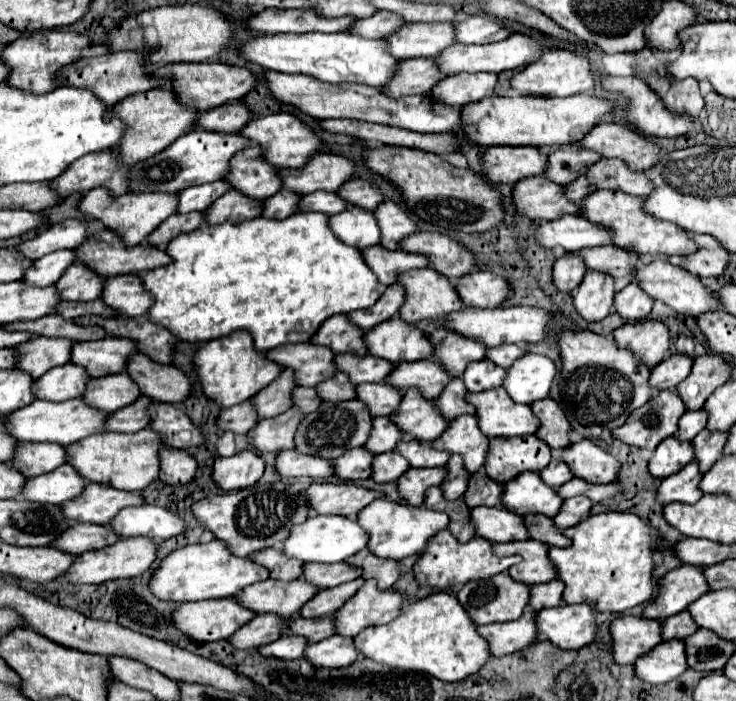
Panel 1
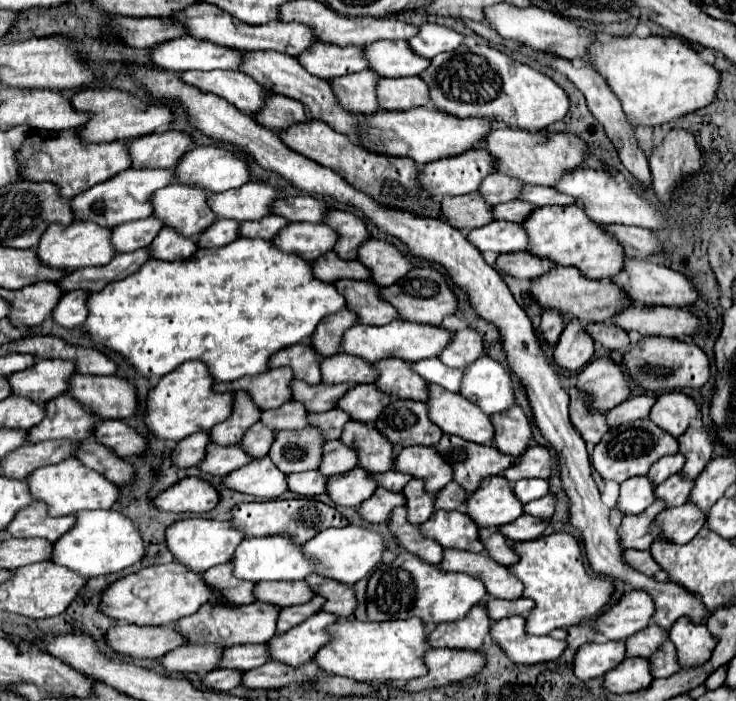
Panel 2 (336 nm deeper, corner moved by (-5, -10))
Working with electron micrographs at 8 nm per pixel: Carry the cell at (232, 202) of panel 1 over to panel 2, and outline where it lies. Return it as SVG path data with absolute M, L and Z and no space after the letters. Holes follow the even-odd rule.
M163 228L157 238L151 242L149 254L155 260L165 260L165 262L175 262L175 260L183 260L183 258L191 258L191 254L195 254L197 244L195 240L183 238L179 236L175 230L171 228Z

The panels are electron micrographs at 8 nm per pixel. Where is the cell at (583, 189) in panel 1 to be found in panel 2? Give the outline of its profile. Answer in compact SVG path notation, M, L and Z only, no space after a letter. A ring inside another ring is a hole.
M511 200L511 202L505 202L505 204L493 206L493 218L521 224L527 218L527 214L531 214L531 210L533 210L533 206L529 206L529 202Z

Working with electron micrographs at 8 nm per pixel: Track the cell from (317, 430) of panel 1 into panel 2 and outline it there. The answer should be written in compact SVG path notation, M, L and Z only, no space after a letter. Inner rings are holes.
M307 426L303 430L283 430L275 434L275 442L271 444L269 458L273 464L283 470L283 474L291 472L307 472L315 470L323 456L323 438L319 430Z

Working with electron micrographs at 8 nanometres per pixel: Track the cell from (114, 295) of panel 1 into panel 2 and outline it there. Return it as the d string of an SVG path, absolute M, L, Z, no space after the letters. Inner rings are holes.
M75 290L75 292L63 294L51 312L53 322L63 328L81 326L87 318L87 306L85 306L87 296L89 296L89 292L85 292L85 290Z

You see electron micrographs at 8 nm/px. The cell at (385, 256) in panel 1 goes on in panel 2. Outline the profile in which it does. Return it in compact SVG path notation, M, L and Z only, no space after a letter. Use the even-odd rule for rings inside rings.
M335 252L323 254L311 262L313 274L317 280L323 282L337 282L339 278L353 278L353 280L367 280L369 270L359 260L341 260Z

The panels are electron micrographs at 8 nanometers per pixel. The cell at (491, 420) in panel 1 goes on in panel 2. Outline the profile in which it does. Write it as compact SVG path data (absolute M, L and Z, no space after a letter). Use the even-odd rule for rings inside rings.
M429 384L427 390L429 390L429 400L427 400L429 418L445 434L455 434L461 436L463 440L471 440L477 444L491 442L493 438L491 420L475 404L435 384Z

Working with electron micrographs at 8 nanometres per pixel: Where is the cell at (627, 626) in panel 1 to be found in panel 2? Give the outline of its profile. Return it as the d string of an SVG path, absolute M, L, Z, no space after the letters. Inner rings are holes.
M623 642L583 644L573 656L573 672L579 680L591 680L603 676L611 666L617 666L625 658Z

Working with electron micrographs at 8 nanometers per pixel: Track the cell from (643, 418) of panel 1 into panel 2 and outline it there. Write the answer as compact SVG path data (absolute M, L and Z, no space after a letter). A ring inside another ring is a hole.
M643 418L643 420L635 420L635 422L609 430L601 438L601 442L595 444L591 464L601 474L603 480L613 480L613 482L621 484L627 478L645 476L659 458L675 454L677 448L679 448L677 440L671 434L667 434L665 430L659 430L659 426L655 426L653 422L647 422L647 418Z

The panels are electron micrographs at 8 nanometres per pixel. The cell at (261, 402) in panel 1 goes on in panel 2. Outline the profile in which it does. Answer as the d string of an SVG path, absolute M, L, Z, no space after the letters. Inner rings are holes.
M243 392L233 394L231 416L209 430L211 442L219 446L239 444L239 438L243 438L243 432L259 420L259 414L261 410L255 410L255 406L251 406L251 398L247 398L247 394Z

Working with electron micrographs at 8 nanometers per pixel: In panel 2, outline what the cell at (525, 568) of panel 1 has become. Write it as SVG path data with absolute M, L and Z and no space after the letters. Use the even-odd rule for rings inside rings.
M443 550L443 560L439 562L441 570L463 572L485 582L487 594L491 598L515 600L523 592L523 584L501 564L493 562L485 554L461 552L461 550Z

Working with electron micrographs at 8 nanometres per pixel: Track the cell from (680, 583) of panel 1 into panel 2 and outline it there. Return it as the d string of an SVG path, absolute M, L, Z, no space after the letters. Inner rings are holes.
M627 592L615 604L611 604L609 610L599 614L591 622L591 628L603 634L607 640L627 640L631 634L649 624L653 612L655 606L647 592Z

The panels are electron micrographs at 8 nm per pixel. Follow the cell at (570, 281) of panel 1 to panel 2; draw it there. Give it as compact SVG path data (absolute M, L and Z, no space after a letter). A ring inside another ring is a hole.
M545 310L545 312L543 312L543 316L541 316L541 324L539 324L541 338L543 338L547 344L551 344L551 346L553 346L553 344L557 342L557 338L559 338L559 334L561 334L563 326L565 326L565 322L561 320L561 316L559 316L559 314Z

